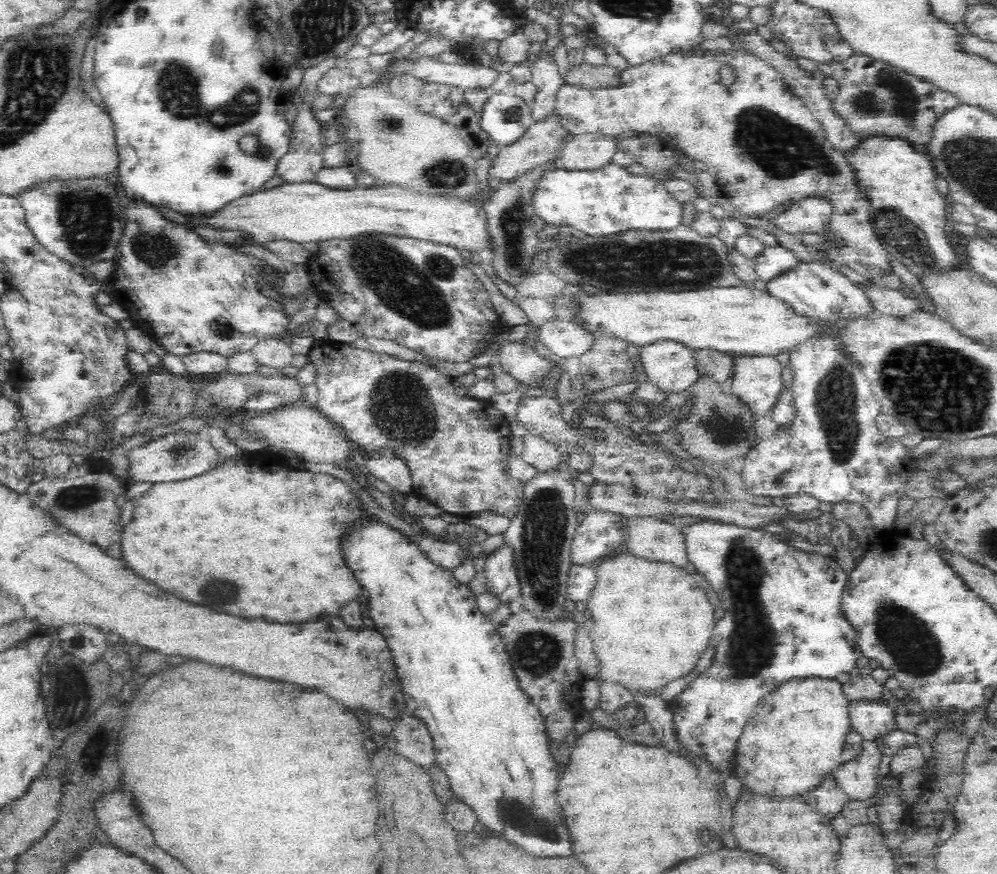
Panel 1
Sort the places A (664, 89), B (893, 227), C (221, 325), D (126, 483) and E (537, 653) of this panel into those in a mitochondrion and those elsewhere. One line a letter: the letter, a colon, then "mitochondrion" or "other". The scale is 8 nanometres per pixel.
A: other
B: mitochondrion
C: mitochondrion
D: other
E: mitochondrion

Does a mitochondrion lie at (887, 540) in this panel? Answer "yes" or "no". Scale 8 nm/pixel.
no

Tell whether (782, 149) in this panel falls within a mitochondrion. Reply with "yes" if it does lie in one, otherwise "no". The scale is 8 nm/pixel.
yes

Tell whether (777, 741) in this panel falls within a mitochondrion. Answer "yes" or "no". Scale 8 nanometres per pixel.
no

